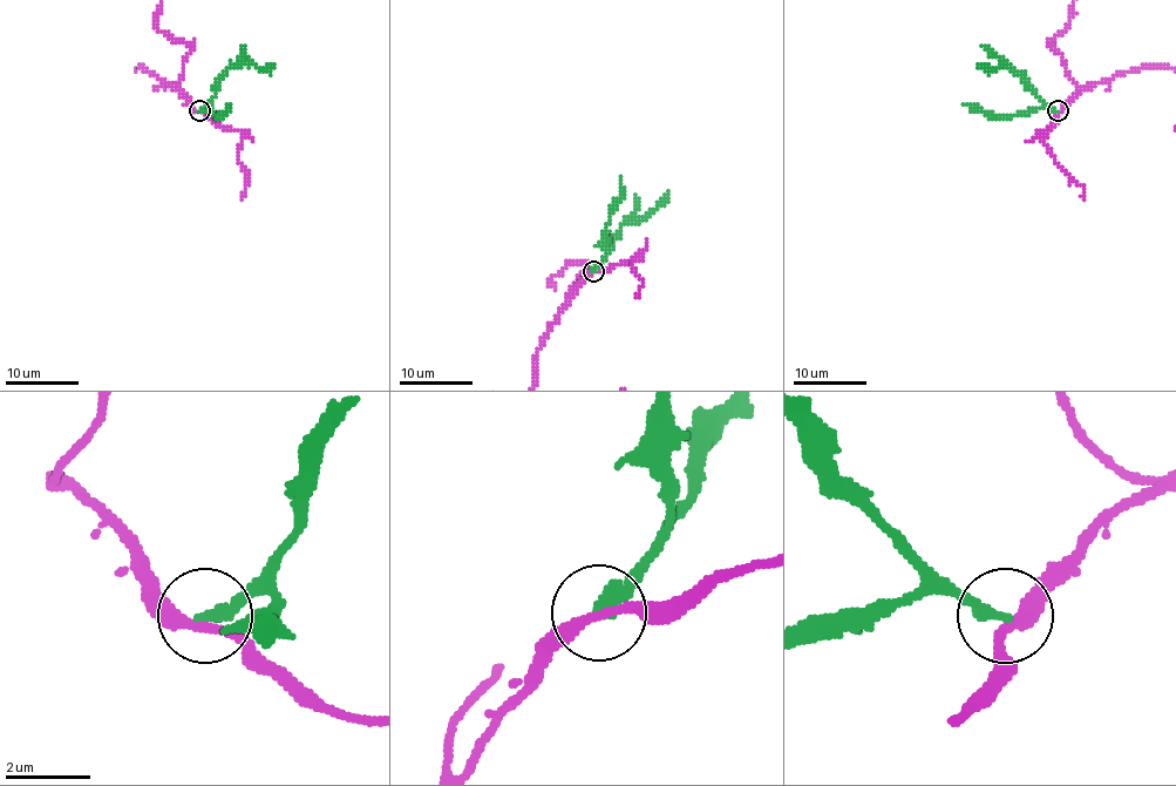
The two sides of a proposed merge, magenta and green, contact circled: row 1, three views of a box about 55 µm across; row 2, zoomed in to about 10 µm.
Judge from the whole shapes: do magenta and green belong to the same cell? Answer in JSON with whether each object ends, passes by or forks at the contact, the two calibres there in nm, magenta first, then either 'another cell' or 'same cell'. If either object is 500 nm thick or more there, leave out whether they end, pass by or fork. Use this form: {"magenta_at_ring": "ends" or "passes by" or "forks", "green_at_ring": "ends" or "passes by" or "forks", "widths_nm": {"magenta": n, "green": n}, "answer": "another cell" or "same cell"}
{"magenta_at_ring": "passes by", "green_at_ring": "ends", "widths_nm": {"magenta": 240, "green": 320}, "answer": "another cell"}

